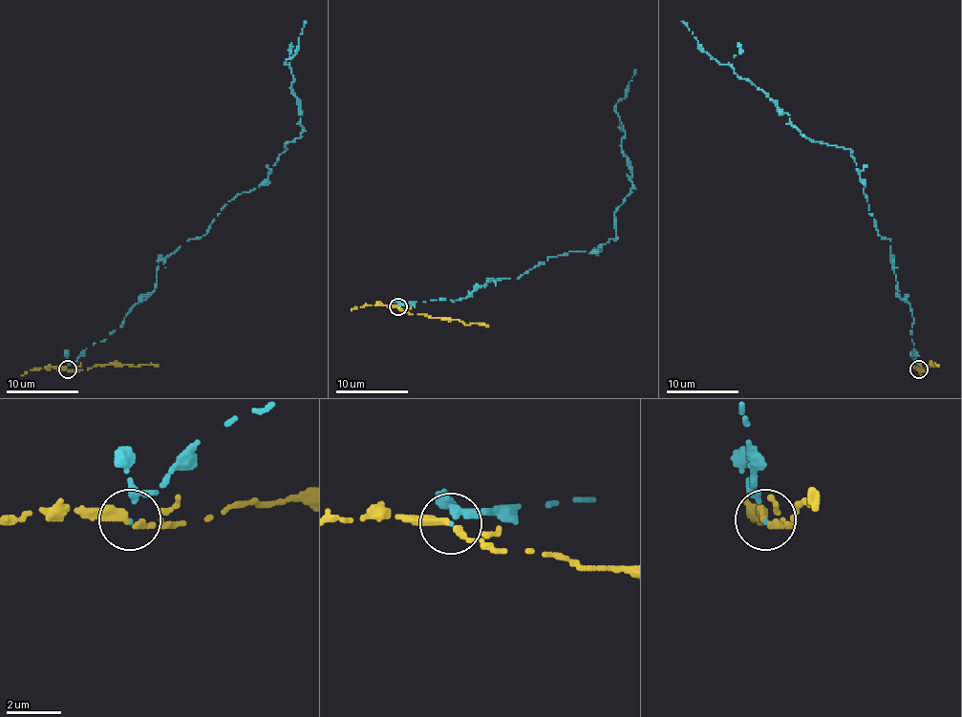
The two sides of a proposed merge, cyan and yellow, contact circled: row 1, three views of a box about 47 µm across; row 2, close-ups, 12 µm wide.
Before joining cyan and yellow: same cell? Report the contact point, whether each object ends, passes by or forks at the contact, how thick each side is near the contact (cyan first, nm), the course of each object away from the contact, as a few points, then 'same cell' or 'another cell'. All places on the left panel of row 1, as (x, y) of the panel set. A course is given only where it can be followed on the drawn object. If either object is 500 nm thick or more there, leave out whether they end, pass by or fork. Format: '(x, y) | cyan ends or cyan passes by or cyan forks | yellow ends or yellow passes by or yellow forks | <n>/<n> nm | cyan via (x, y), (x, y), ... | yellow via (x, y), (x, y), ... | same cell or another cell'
(68, 369) | cyan passes by | yellow passes by | 90/300 nm | cyan via (68, 369), (155, 289), (158, 262), (263, 184), (284, 143), (302, 133), (286, 60), (306, 21) | yellow via (66, 369), (102, 365), (158, 367) | another cell

